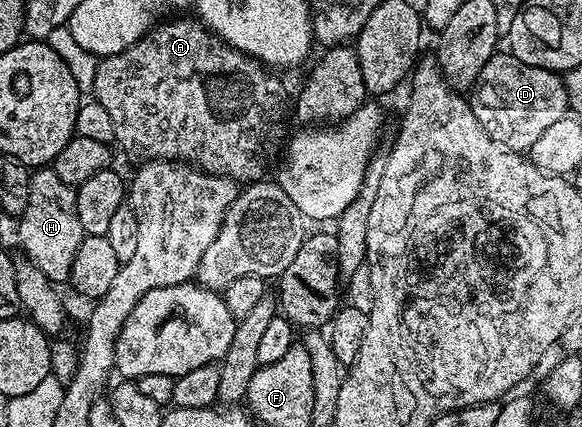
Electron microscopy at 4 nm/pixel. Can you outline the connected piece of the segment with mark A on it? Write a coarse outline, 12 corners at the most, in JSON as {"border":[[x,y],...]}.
{"border":[[193,17],[99,61],[139,163],[263,181],[281,80]]}

